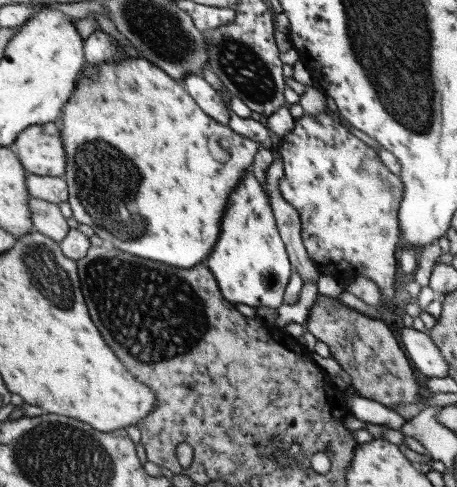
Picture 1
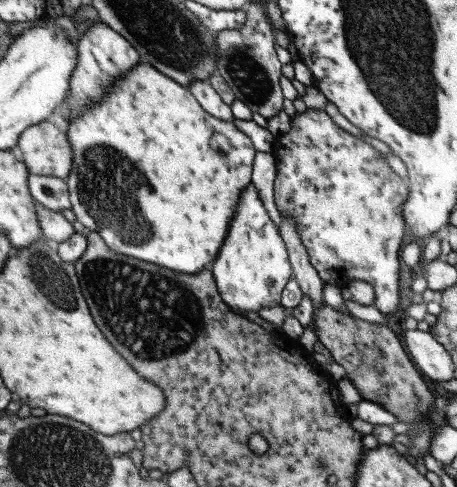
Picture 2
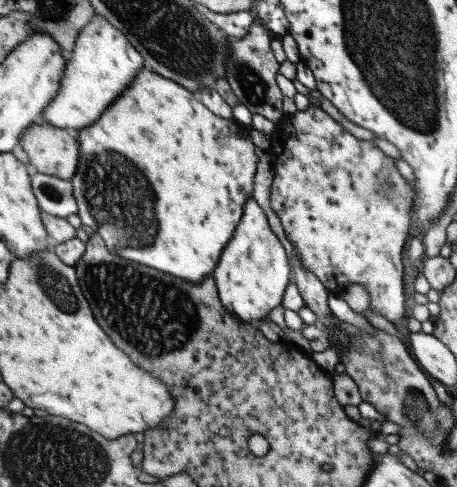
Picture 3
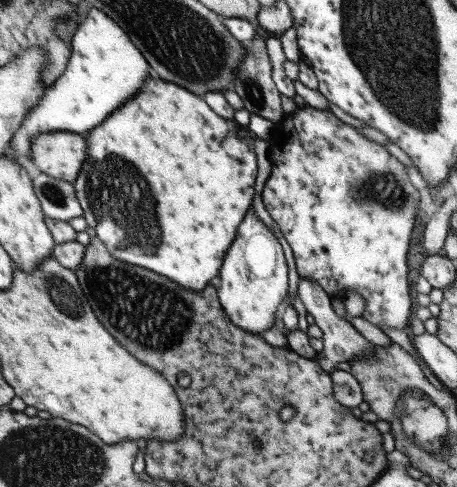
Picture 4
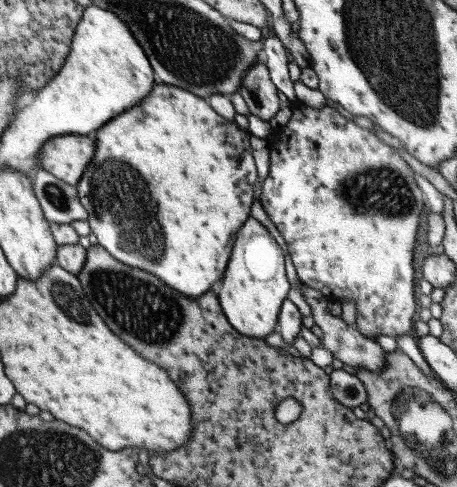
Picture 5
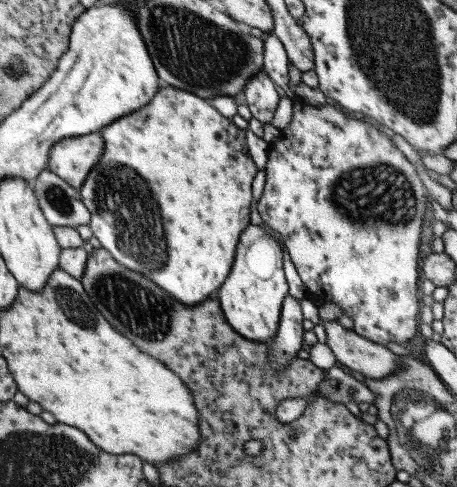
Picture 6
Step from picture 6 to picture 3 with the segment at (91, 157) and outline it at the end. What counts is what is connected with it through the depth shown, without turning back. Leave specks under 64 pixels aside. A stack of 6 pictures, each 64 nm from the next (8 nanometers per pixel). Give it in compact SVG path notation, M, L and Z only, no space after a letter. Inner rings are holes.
M31 126L21 134L21 146L39 174L71 180L79 166L77 132L53 126Z

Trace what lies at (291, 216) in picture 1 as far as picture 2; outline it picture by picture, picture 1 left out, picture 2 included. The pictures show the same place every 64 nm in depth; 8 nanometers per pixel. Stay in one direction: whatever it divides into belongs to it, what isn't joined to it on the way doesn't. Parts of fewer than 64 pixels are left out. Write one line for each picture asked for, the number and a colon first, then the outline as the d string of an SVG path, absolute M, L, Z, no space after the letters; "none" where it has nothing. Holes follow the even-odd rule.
2: M281 220L281 238L287 246L287 256L289 256L289 266L291 266L291 272L293 272L293 278L297 280L301 292L309 298L309 302L313 304L313 310L321 310L325 306L323 302L323 280L319 278L317 270L313 266L309 266L307 262L307 254L305 254L305 248L301 246L301 240L297 236L297 230L295 230L295 222L289 222L289 220Z

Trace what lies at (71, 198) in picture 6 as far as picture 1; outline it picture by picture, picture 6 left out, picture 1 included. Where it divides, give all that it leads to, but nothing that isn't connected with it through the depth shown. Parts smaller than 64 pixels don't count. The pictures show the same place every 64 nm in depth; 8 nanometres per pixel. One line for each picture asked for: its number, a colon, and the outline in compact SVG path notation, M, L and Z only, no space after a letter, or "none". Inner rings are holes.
1: M25 174L25 186L31 194L31 198L49 202L49 204L59 204L69 200L67 192L67 182L63 178L55 176L37 176L37 174Z
2: M31 174L27 186L29 186L29 194L33 196L35 204L41 204L57 214L73 208L71 200L69 200L69 188L67 188L65 180L61 180L61 178Z
3: M33 174L31 188L41 212L67 220L67 216L79 214L81 210L73 194L71 180L61 180L47 174Z
4: M45 172L33 178L33 190L41 204L43 216L59 222L69 222L71 218L83 218L83 208L75 196L75 186L65 180L57 180Z
5: M39 170L33 176L33 192L41 204L43 216L49 224L71 224L75 220L87 220L87 210L79 202L77 188L55 178L47 170Z

